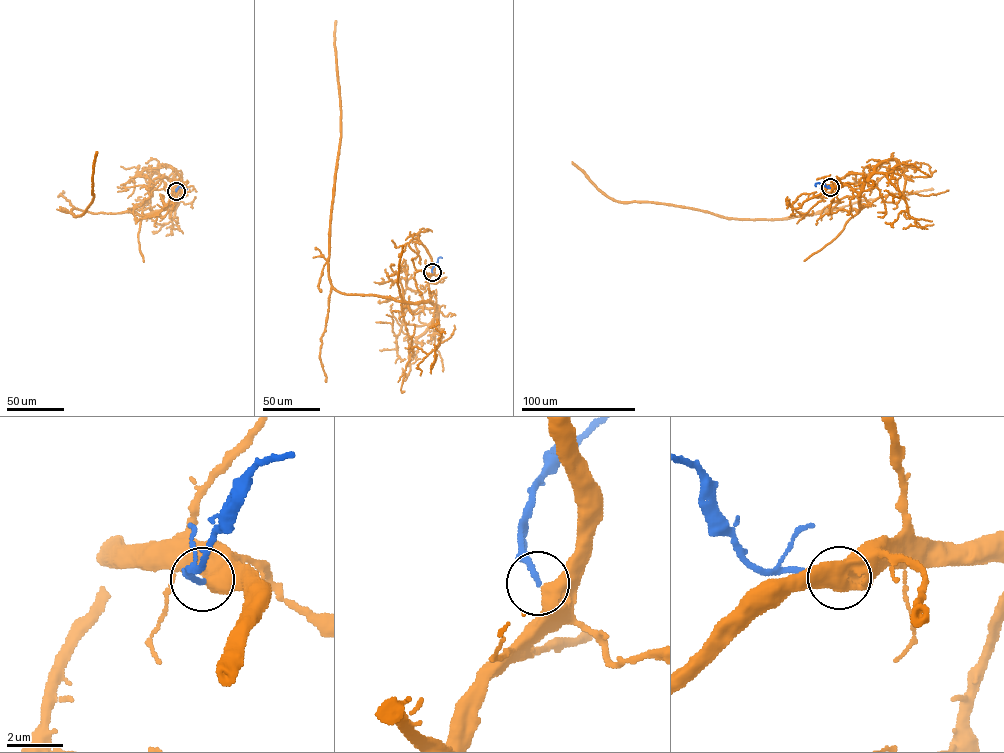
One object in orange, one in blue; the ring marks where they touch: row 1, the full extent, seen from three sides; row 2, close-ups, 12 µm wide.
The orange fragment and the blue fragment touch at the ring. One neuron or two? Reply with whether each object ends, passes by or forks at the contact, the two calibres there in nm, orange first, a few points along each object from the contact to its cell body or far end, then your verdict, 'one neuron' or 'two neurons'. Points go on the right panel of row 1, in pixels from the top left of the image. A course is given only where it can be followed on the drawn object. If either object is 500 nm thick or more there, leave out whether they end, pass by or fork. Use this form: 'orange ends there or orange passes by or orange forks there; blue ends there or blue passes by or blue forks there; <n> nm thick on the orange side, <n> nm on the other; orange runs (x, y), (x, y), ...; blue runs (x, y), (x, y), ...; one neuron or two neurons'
700 nm thick on the orange side, 190 nm on the other; orange runs (830, 188), (847, 185), (857, 193), (858, 212), (728, 219), (687, 207), (612, 200), (572, 162); blue runs (830, 188), (822, 183), (816, 183), (816, 186); one neuron

